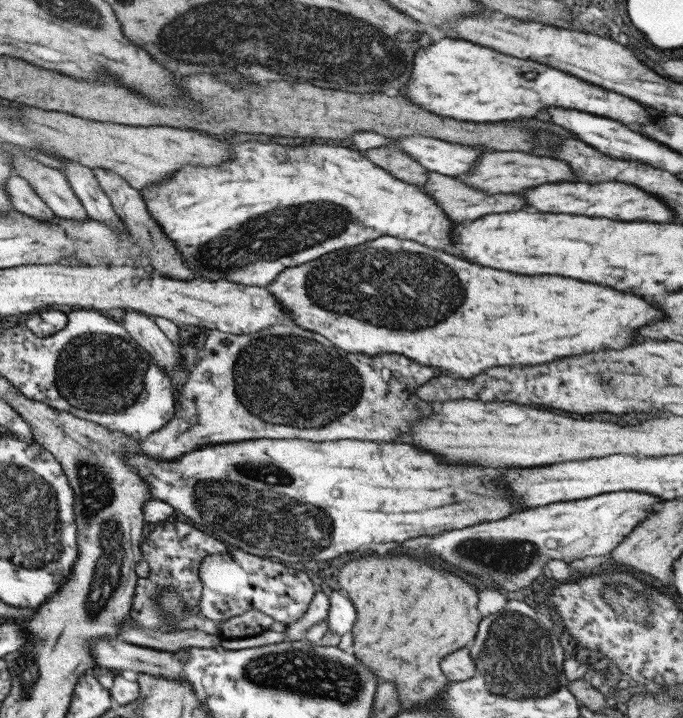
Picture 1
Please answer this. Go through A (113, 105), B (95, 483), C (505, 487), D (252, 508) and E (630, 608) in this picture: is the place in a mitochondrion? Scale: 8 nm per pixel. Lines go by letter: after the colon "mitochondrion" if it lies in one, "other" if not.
A: other
B: mitochondrion
C: other
D: mitochondrion
E: mitochondrion

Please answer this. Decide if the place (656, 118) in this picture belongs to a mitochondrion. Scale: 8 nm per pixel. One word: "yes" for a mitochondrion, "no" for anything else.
no

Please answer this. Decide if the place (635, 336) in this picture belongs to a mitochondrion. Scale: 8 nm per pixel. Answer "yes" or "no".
no

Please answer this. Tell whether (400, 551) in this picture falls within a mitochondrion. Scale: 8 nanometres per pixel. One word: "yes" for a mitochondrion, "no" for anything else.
no

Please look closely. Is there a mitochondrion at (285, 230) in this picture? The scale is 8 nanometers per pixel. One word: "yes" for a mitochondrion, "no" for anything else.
yes

